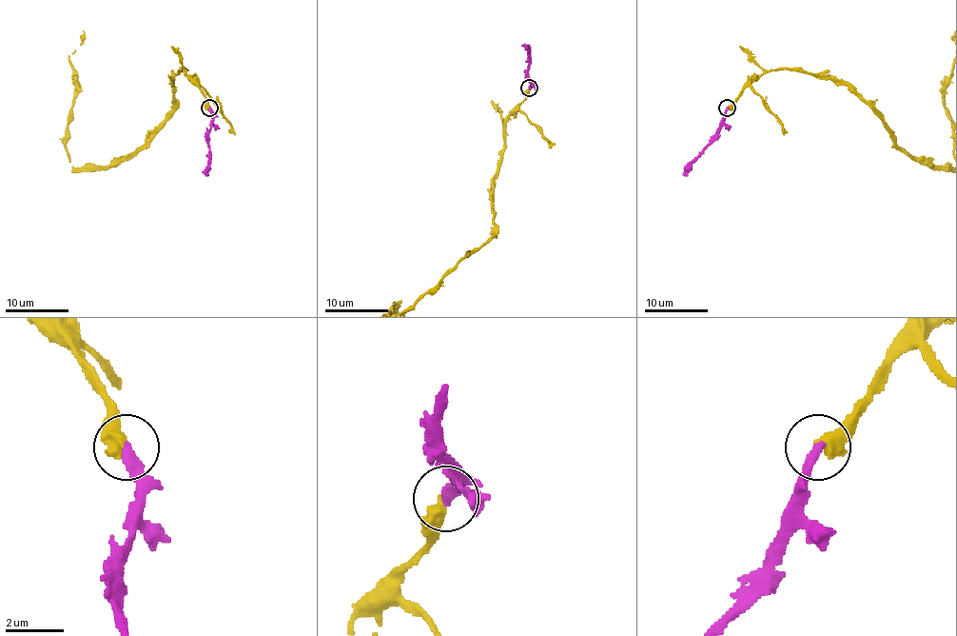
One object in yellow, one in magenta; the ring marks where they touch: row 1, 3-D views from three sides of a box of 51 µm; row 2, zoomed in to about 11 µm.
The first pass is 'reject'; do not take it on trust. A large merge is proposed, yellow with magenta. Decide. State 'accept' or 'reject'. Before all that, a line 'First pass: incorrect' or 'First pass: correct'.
First pass: incorrect
accept

